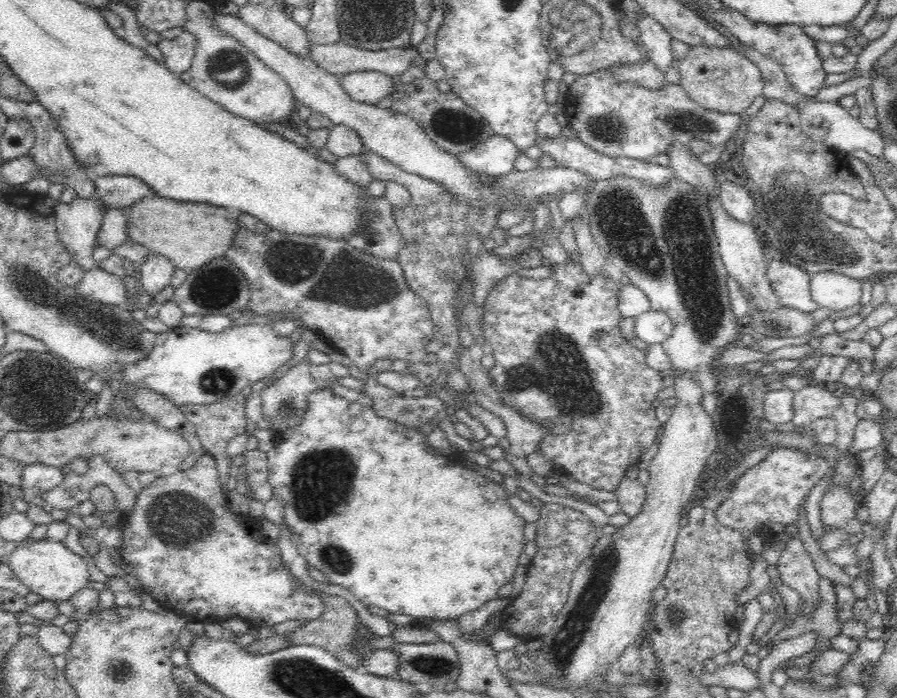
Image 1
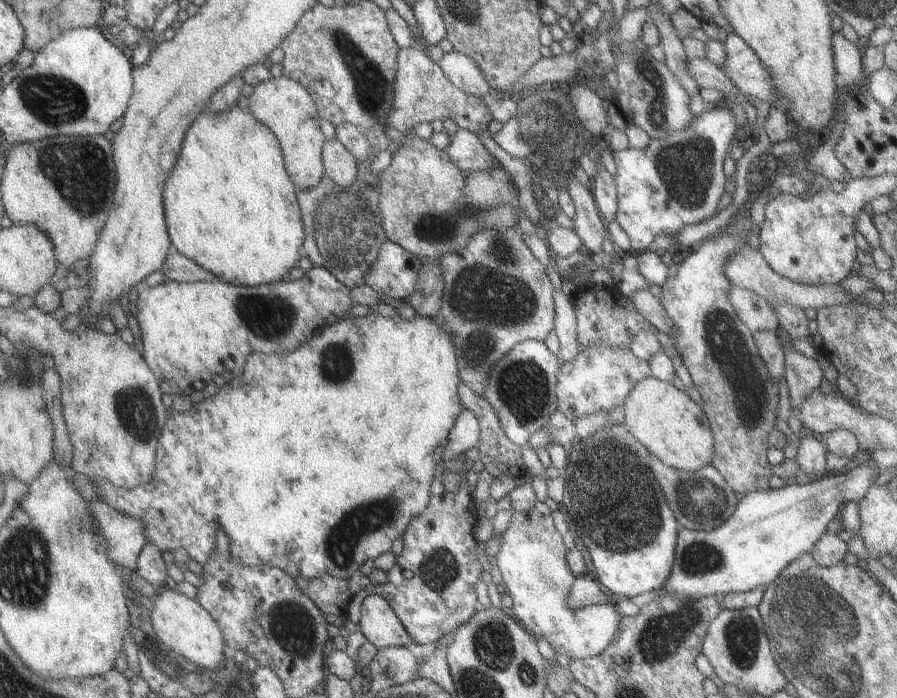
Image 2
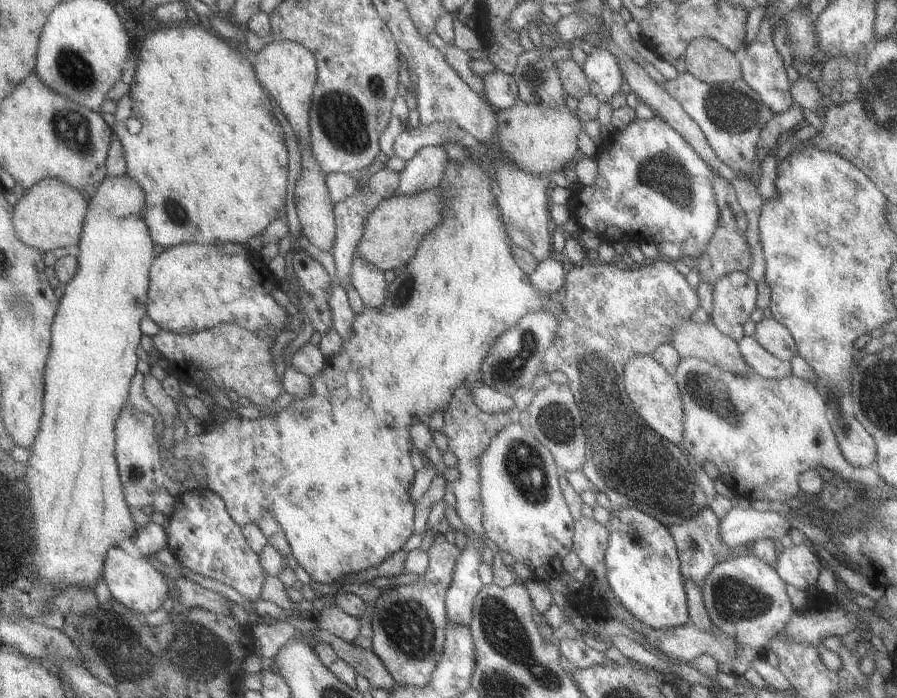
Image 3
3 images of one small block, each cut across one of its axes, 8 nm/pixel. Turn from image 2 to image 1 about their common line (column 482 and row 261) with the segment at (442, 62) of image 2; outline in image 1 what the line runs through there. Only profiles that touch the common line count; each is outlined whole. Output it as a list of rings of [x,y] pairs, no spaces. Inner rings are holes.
[[[76,197],[70,203],[58,203],[54,209],[56,233],[64,249],[72,255],[72,262],[86,271],[98,266],[92,252],[105,206],[96,198]]]

